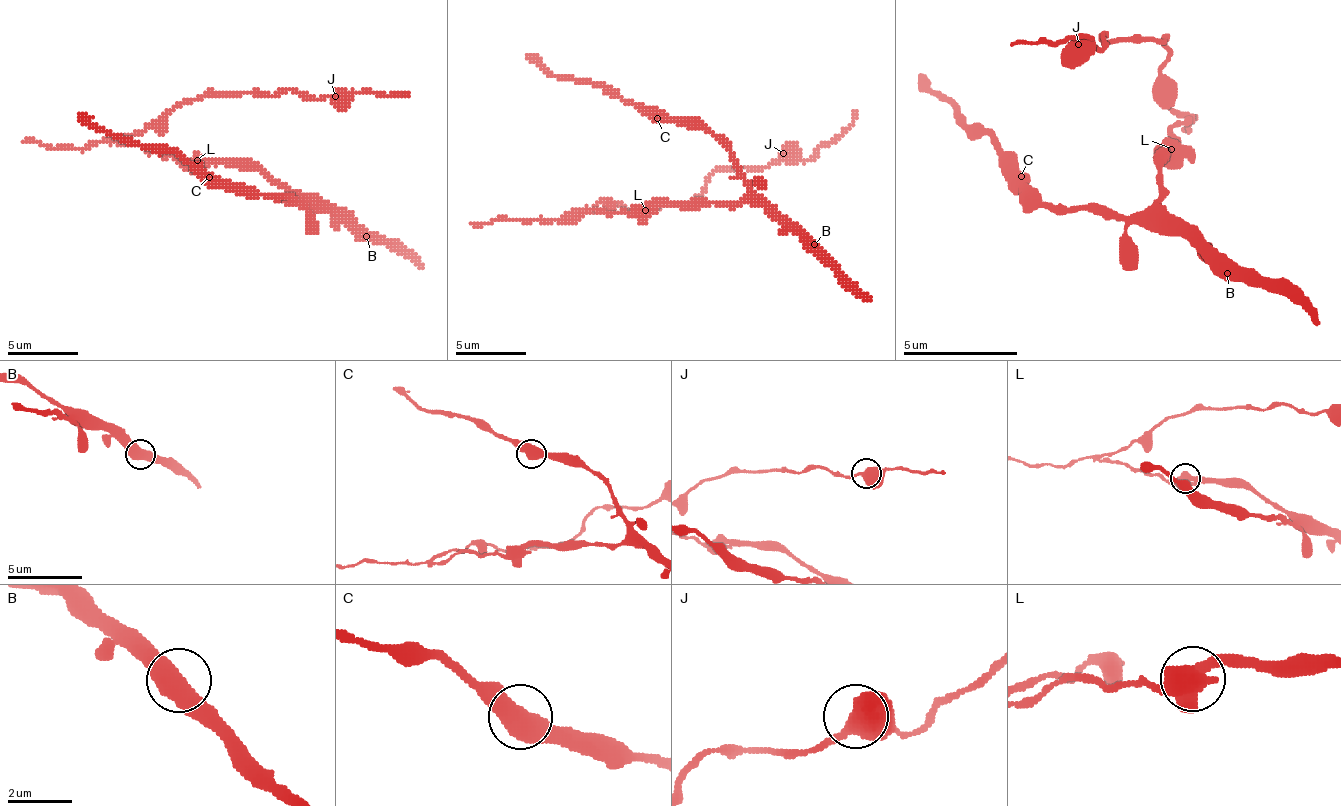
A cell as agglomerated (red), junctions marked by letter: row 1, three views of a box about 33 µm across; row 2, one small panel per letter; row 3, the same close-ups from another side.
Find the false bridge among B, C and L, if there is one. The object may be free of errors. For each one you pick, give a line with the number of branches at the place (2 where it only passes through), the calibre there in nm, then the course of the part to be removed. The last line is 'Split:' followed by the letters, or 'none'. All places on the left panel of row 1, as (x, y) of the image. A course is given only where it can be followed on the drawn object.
L: 2 branches meet; 650 nm thick; foreign part runs (198, 159), (177, 163), (145, 152), (131, 138), (184, 103), (244, 93), (409, 96)
Split: L

